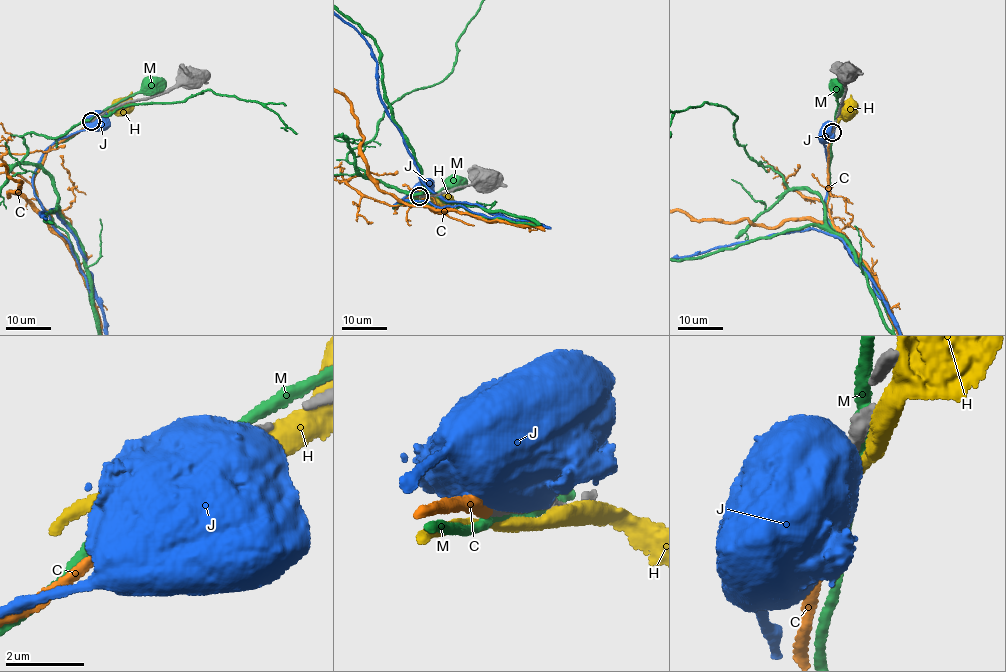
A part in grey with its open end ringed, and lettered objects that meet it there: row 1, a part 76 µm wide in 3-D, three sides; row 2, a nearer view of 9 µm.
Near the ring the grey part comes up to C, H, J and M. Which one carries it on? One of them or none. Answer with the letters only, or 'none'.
C

